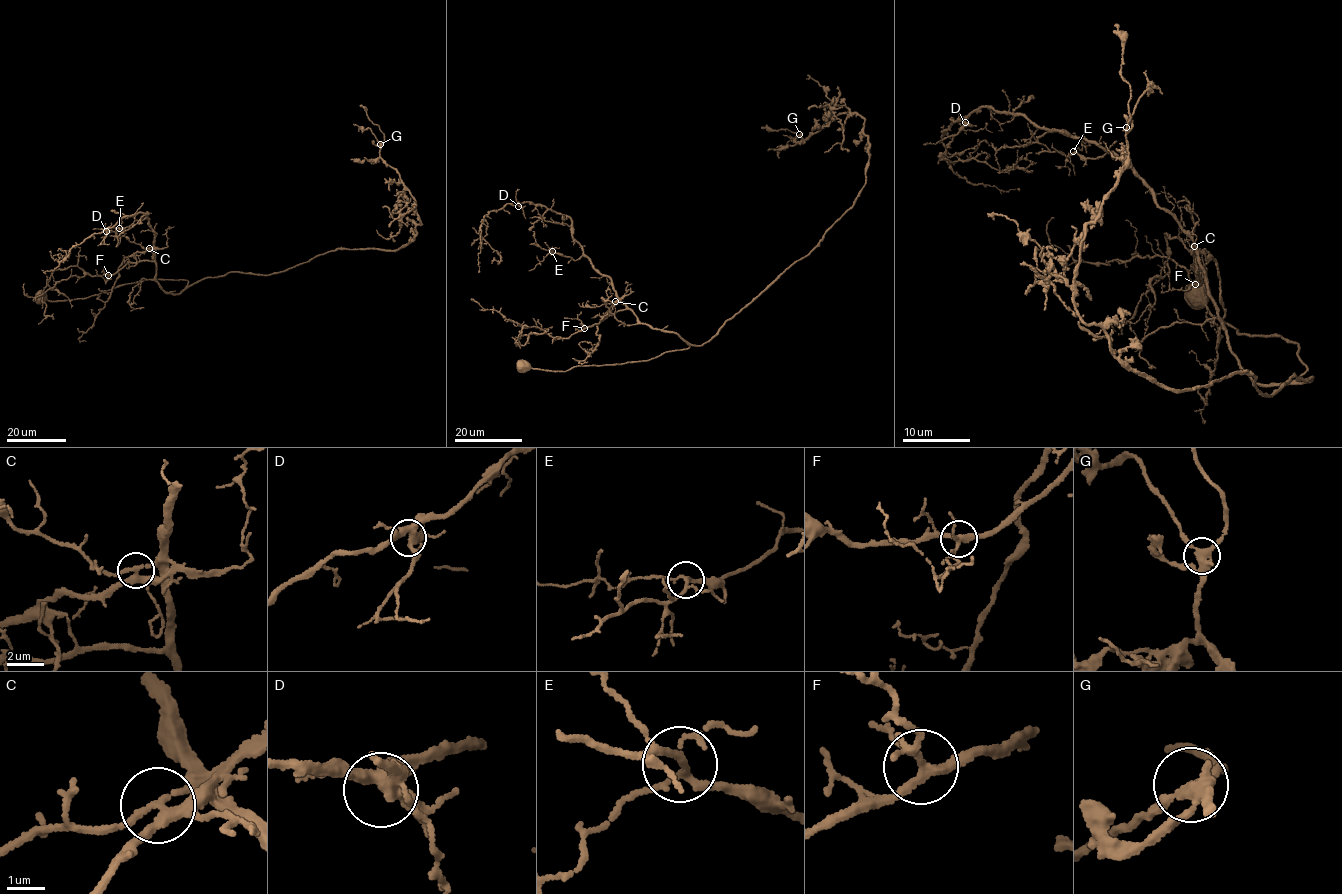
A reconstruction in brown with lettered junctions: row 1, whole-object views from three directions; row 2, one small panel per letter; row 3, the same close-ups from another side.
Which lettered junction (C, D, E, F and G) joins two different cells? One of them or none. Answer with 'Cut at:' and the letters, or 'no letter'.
Cut at: C

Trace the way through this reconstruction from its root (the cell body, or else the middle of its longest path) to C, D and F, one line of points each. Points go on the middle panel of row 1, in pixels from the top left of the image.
C: (523, 364), (568, 370), (575, 366), (649, 360), (689, 347), (676, 333), (641, 323), (623, 303), (615, 301)
D: (523, 364), (568, 370), (689, 346), (639, 321), (573, 237), (567, 216), (518, 206)
F: (523, 364), (568, 370), (649, 360), (689, 346), (676, 333), (641, 323), (629, 309), (584, 328)

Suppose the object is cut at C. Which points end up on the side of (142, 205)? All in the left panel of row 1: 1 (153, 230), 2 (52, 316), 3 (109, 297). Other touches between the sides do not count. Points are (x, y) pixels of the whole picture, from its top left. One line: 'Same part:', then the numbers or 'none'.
Same part: 1, 2

